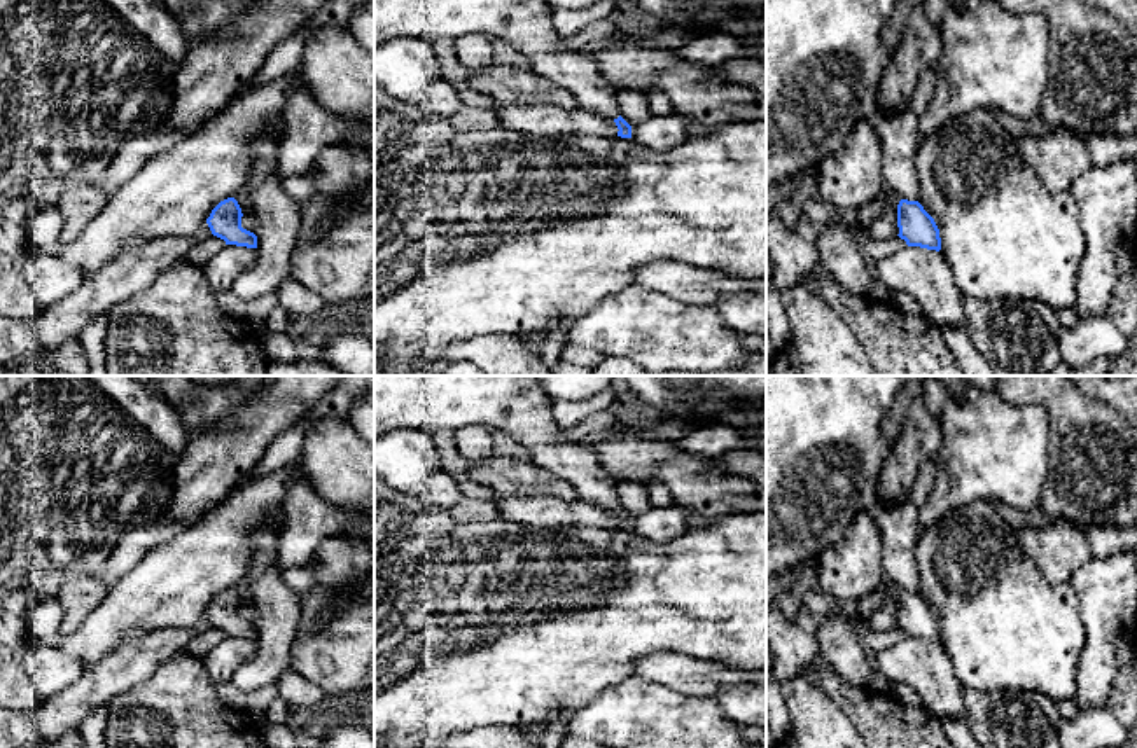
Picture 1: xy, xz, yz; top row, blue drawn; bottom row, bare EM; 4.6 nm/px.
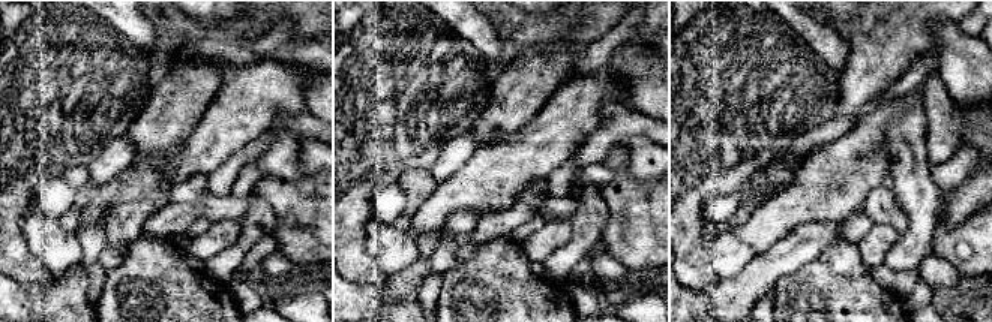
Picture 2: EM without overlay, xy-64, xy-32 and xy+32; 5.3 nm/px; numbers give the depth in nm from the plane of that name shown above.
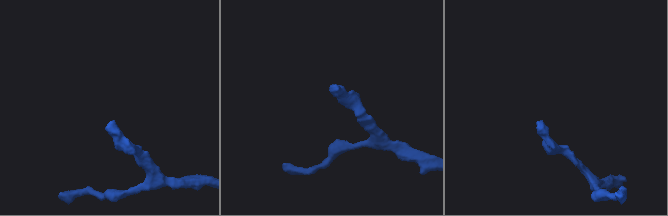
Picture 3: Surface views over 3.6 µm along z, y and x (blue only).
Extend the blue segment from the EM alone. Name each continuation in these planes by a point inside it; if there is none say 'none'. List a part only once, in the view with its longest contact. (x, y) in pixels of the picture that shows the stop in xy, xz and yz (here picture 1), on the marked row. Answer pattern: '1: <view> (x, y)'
1: yz (891, 198)

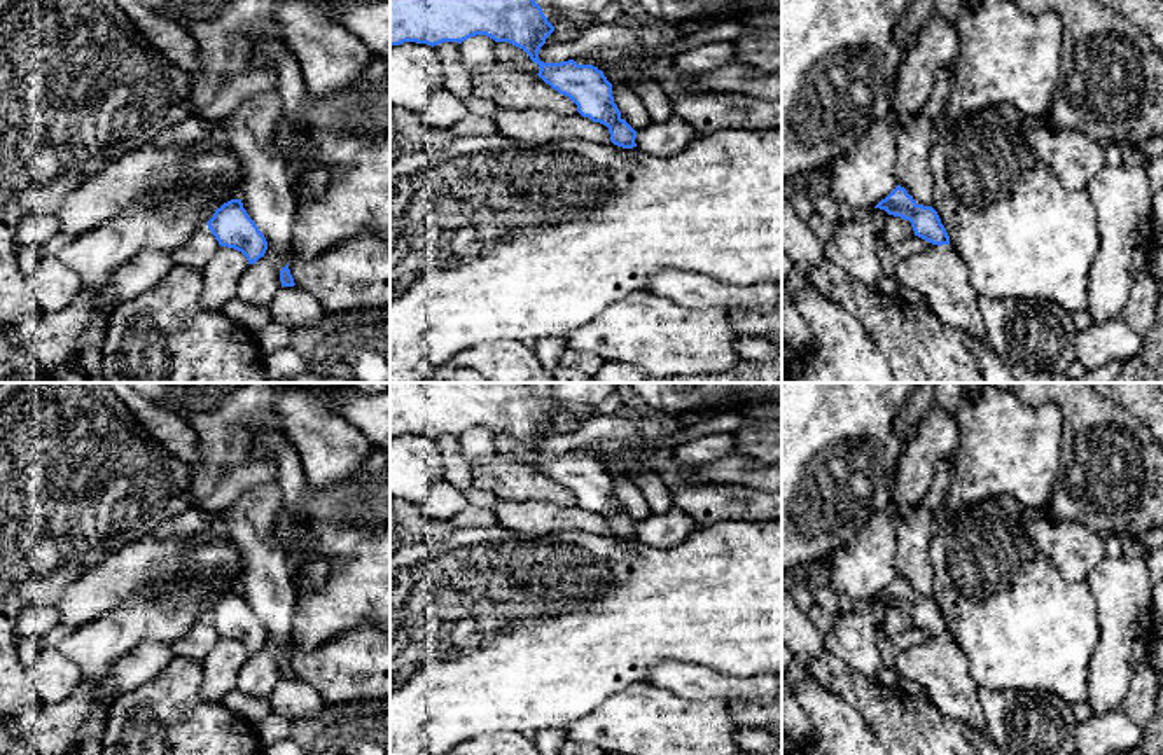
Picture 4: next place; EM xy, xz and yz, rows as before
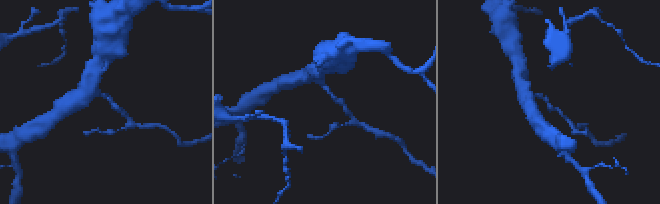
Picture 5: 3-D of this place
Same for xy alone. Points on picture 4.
none

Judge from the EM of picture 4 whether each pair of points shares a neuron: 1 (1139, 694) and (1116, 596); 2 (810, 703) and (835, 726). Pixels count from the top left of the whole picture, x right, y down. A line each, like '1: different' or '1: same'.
1: different
2: same

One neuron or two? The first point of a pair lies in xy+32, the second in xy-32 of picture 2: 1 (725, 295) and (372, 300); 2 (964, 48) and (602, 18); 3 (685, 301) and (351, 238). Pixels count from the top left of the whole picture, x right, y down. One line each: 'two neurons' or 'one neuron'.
1: two neurons
2: two neurons
3: two neurons

